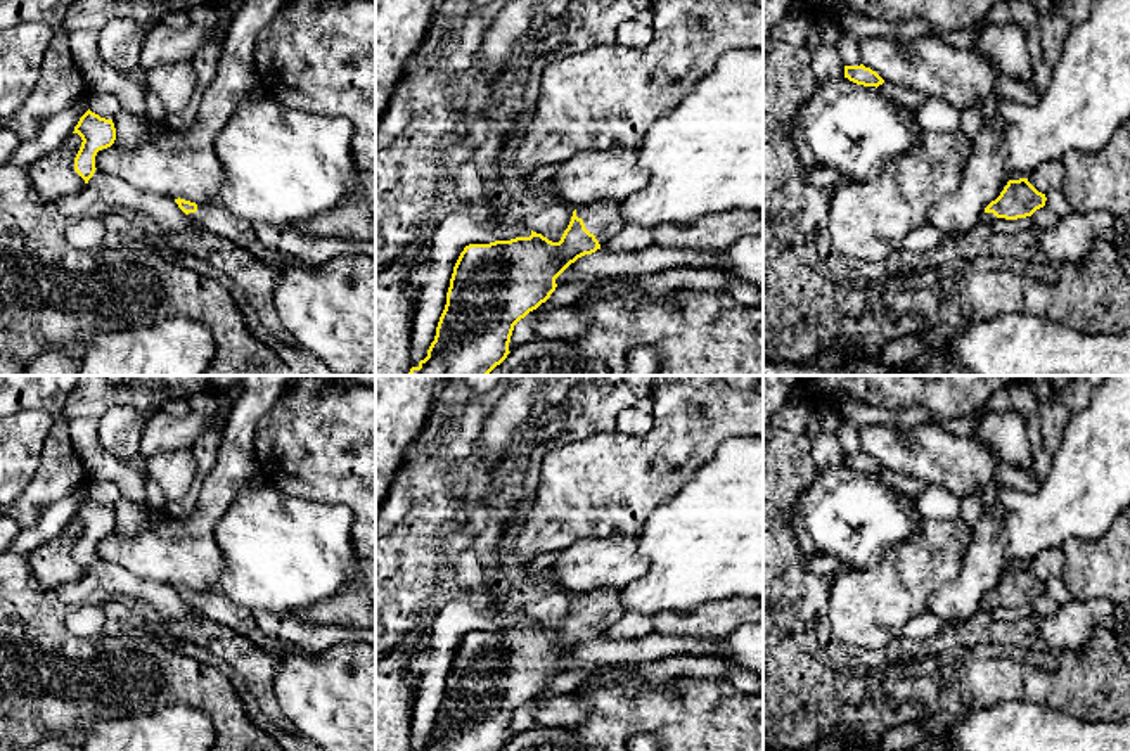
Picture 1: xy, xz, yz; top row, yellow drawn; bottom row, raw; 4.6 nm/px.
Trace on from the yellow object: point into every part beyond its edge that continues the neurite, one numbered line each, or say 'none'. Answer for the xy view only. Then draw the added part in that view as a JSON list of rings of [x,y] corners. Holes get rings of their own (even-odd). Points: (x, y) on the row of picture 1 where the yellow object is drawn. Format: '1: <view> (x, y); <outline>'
1: xy (215, 217); [[[220,201],[197,204],[196,213],[187,215],[194,225],[204,227],[220,237],[232,241],[234,244],[244,247],[247,253],[260,260],[260,239],[253,225],[237,218],[228,208]]]

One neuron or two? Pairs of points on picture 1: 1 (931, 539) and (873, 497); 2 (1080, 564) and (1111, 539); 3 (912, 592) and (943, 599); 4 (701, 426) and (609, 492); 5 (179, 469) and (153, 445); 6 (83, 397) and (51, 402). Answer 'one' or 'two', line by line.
1: two
2: one
3: two
4: one
5: two
6: two

